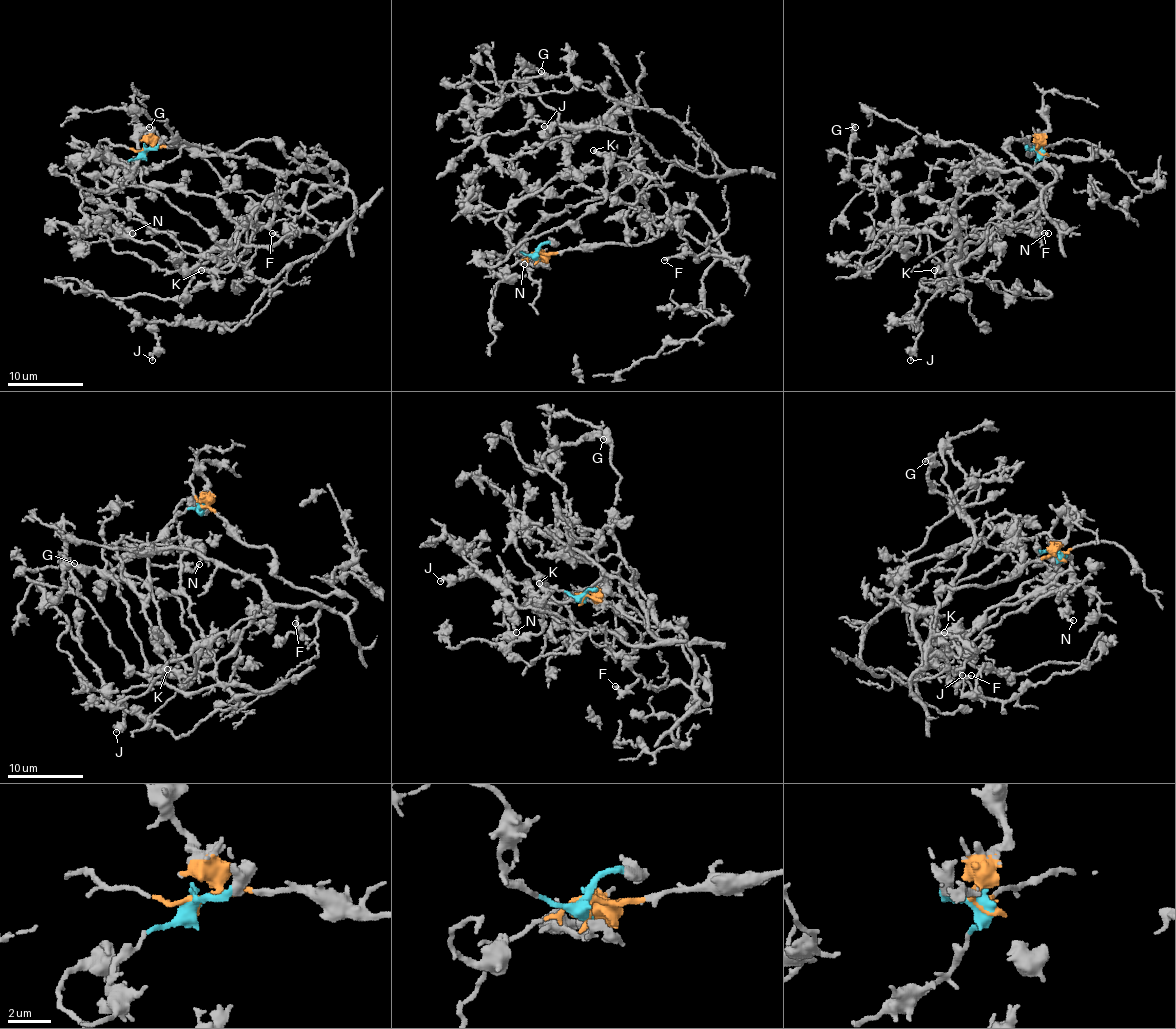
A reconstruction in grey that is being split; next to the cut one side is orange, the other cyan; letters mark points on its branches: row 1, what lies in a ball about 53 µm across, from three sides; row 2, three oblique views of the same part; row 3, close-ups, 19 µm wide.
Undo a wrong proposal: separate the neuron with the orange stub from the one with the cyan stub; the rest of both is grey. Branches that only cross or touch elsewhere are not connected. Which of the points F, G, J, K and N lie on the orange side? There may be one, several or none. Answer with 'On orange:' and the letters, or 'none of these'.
On orange: F, K

